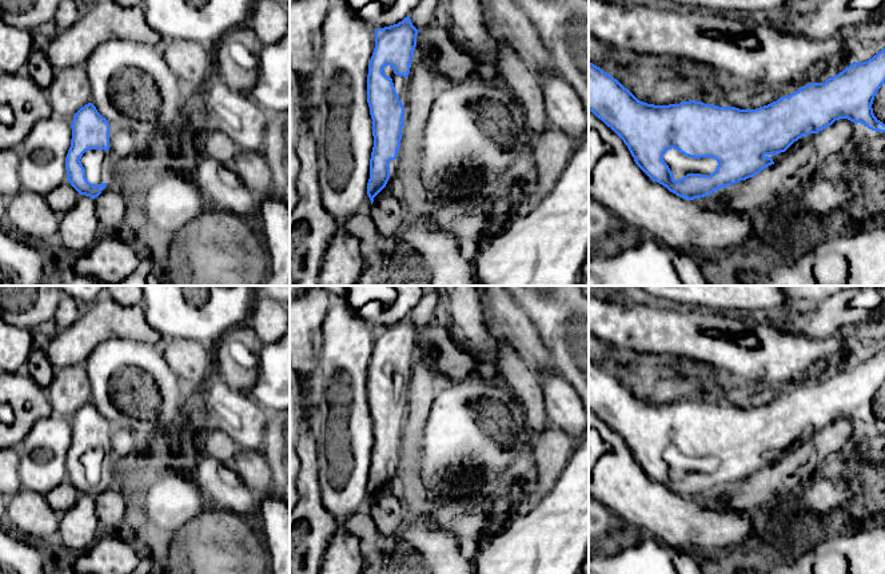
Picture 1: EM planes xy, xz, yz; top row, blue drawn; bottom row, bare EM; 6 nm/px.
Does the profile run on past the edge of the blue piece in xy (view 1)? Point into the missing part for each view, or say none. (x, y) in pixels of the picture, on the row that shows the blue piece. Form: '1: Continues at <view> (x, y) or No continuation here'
1: No continuation here

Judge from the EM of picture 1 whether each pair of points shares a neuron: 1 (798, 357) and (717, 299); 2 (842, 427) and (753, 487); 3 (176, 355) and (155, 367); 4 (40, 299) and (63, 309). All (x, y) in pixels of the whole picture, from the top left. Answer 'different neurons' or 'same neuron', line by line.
1: different neurons
2: same neuron
3: different neurons
4: different neurons

